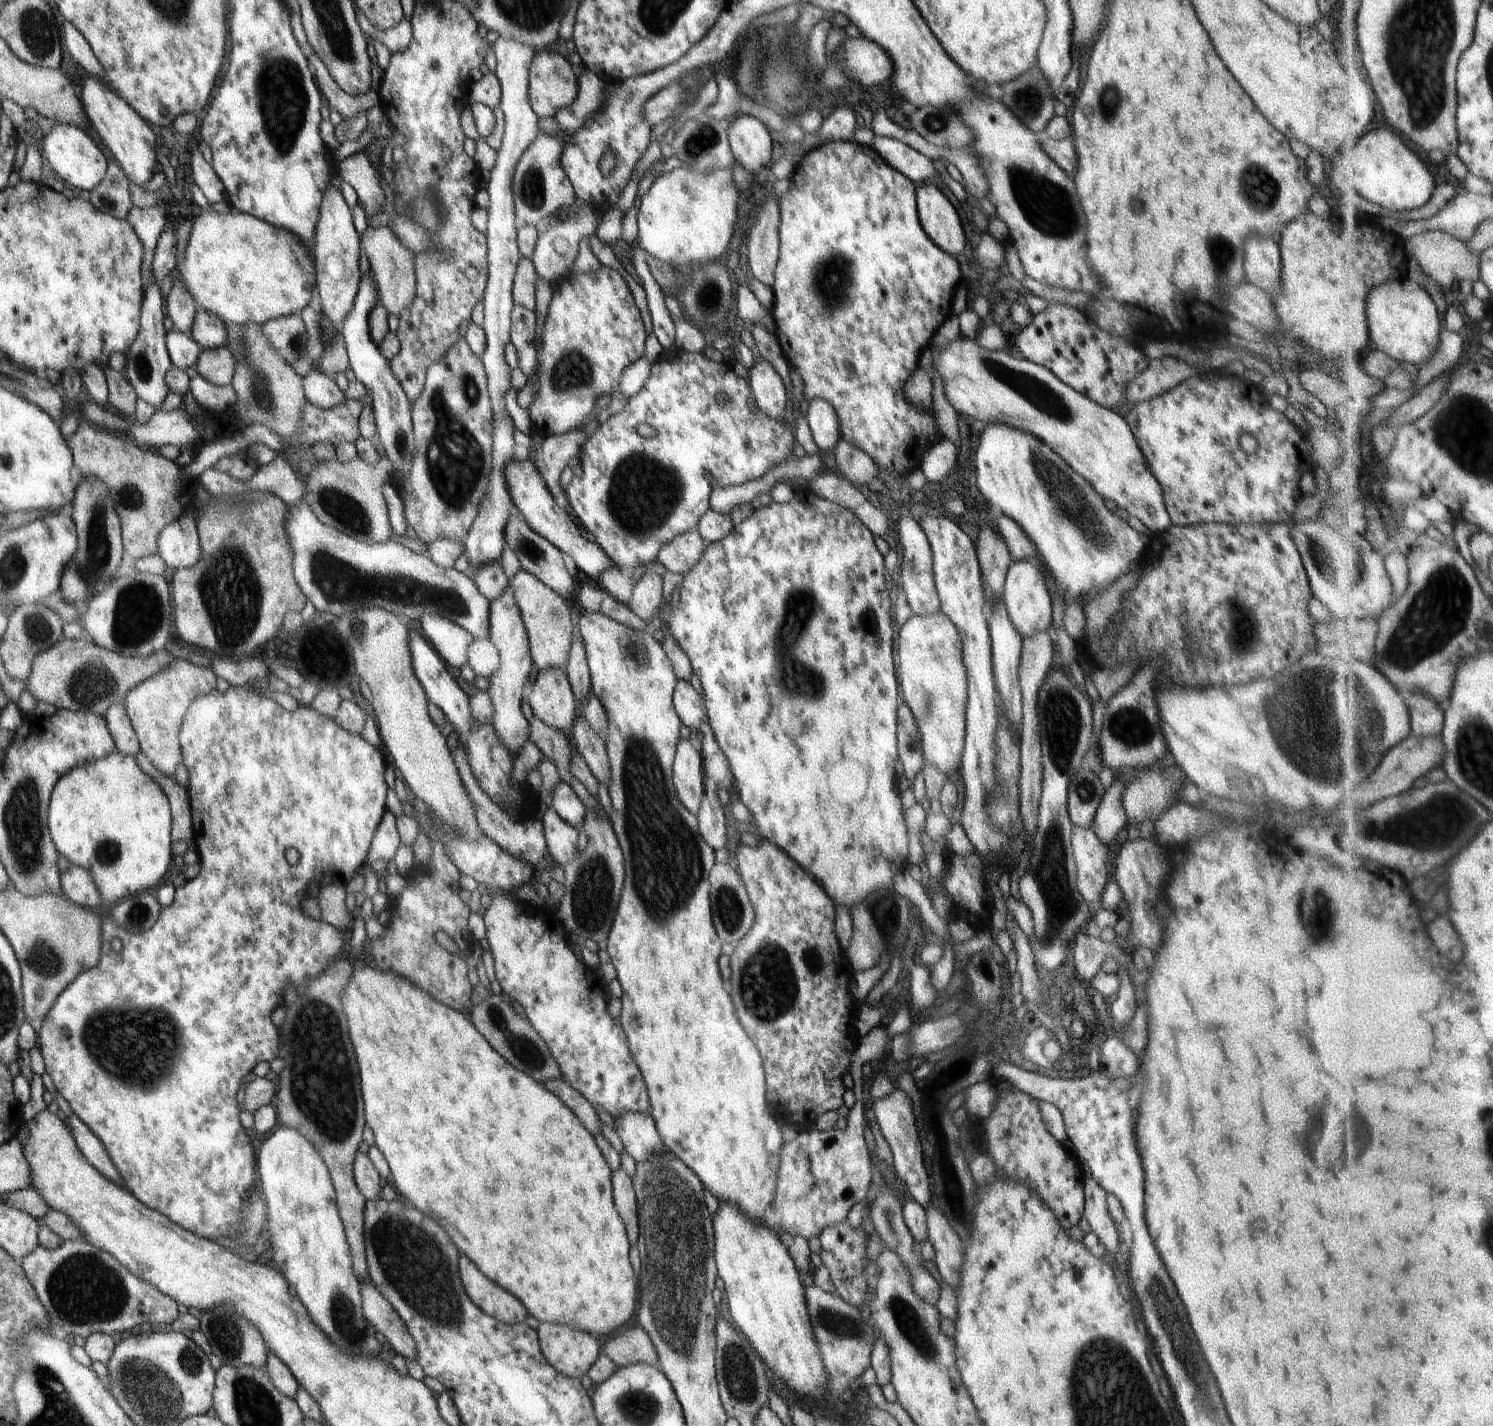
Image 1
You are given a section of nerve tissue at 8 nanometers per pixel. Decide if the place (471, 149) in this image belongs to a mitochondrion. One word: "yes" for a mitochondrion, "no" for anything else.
no

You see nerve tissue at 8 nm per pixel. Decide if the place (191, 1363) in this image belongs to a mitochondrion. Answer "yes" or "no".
yes

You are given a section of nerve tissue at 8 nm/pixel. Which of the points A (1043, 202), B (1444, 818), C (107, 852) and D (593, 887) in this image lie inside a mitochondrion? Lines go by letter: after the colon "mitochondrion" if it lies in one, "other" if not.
A: mitochondrion
B: mitochondrion
C: mitochondrion
D: mitochondrion

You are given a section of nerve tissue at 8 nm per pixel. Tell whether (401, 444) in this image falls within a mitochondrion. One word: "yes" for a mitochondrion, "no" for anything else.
yes

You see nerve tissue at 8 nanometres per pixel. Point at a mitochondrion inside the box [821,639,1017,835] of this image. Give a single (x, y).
(928, 702)

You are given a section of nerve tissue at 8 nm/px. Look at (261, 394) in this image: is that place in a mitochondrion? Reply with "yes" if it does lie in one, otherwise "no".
yes

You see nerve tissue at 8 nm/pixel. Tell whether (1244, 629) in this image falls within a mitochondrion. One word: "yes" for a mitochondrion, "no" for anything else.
yes

